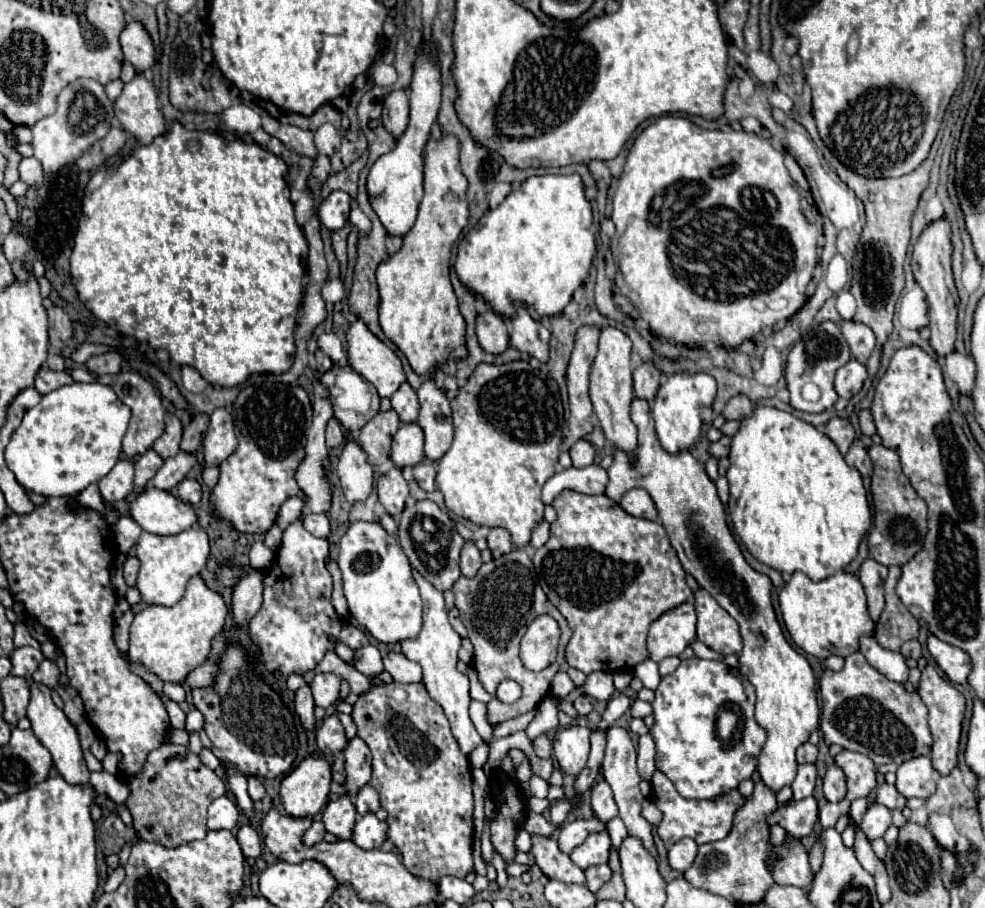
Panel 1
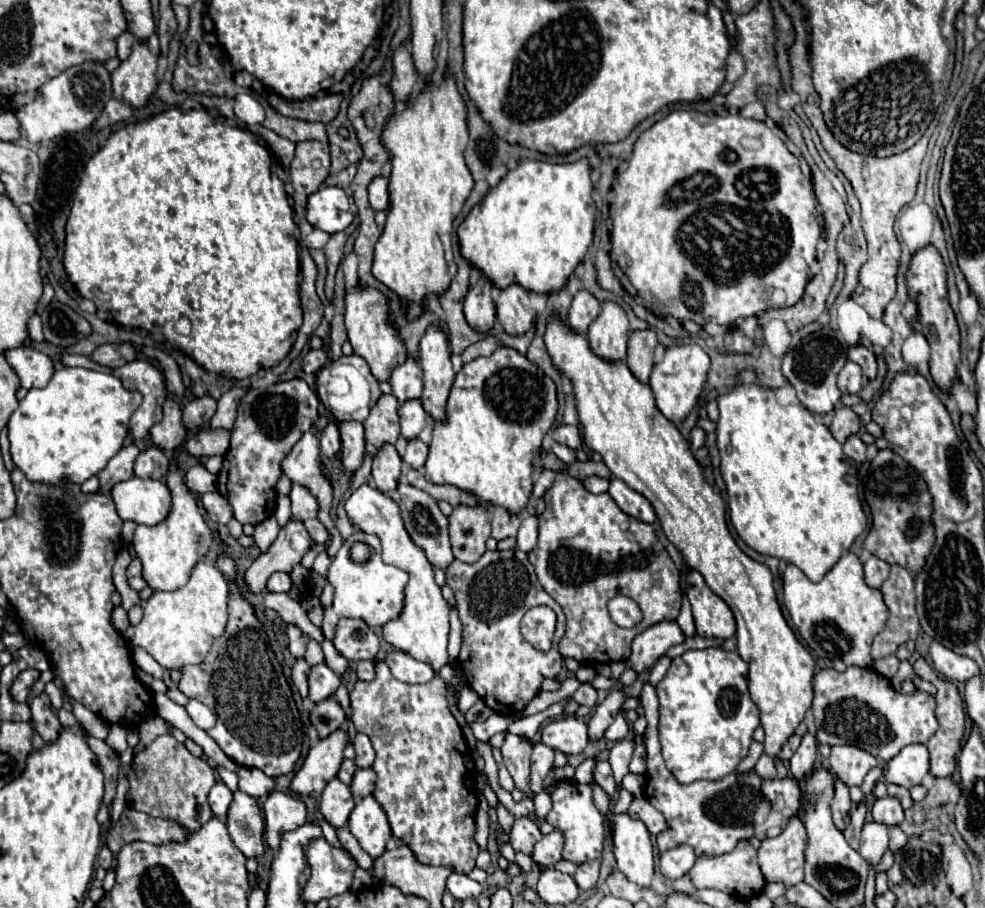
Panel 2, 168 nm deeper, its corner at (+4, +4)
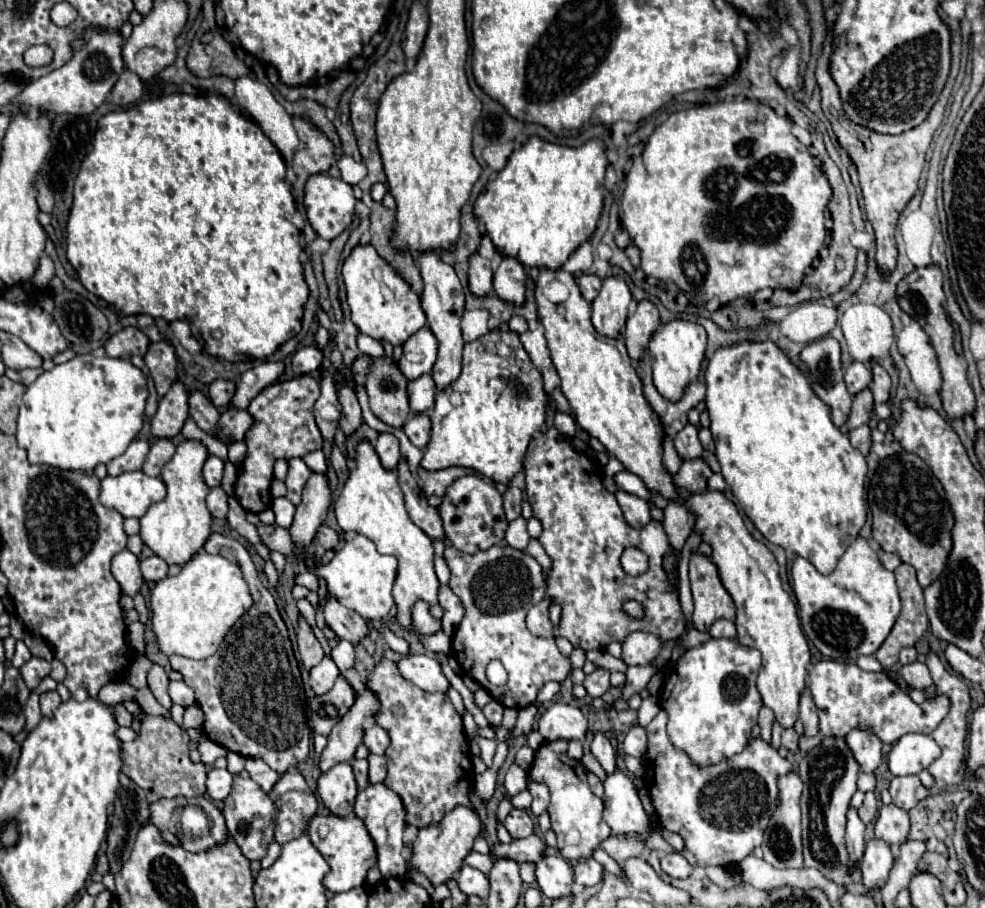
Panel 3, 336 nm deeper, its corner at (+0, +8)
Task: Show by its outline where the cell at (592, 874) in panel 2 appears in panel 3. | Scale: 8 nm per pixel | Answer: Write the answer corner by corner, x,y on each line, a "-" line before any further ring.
589,857
585,863
575,863
575,883
579,885
597,885
603,877
603,867
593,857

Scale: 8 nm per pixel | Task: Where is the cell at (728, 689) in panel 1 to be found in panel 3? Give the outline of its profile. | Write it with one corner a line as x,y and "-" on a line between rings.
709,639
689,649
679,659
679,665
675,663
661,707
669,715
667,733
671,743
681,749
693,765
717,765
747,747
751,729
757,725
757,715
763,707
755,687
759,665
759,651
741,645
737,639

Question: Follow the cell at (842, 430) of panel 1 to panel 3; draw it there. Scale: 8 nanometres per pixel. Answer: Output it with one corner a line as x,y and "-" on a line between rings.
865,389
853,397
853,407
845,423
845,429
851,431
851,429
857,429
859,425
865,425
869,421
871,411
873,411
873,395
869,389

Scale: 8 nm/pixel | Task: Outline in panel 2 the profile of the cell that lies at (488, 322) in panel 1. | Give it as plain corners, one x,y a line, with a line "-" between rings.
479,277
475,285
469,287
463,311
471,327
477,331
489,331
495,325
495,303
491,299
491,281
487,277

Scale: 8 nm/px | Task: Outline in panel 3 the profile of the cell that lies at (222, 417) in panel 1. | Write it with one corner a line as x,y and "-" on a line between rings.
261,363
249,371
245,371
241,375
241,379
237,381
237,389
235,395
231,399
231,407
235,409
247,409
247,403
251,403
251,399
255,395
259,395
259,391
271,383
277,381
277,377
283,373
283,363

